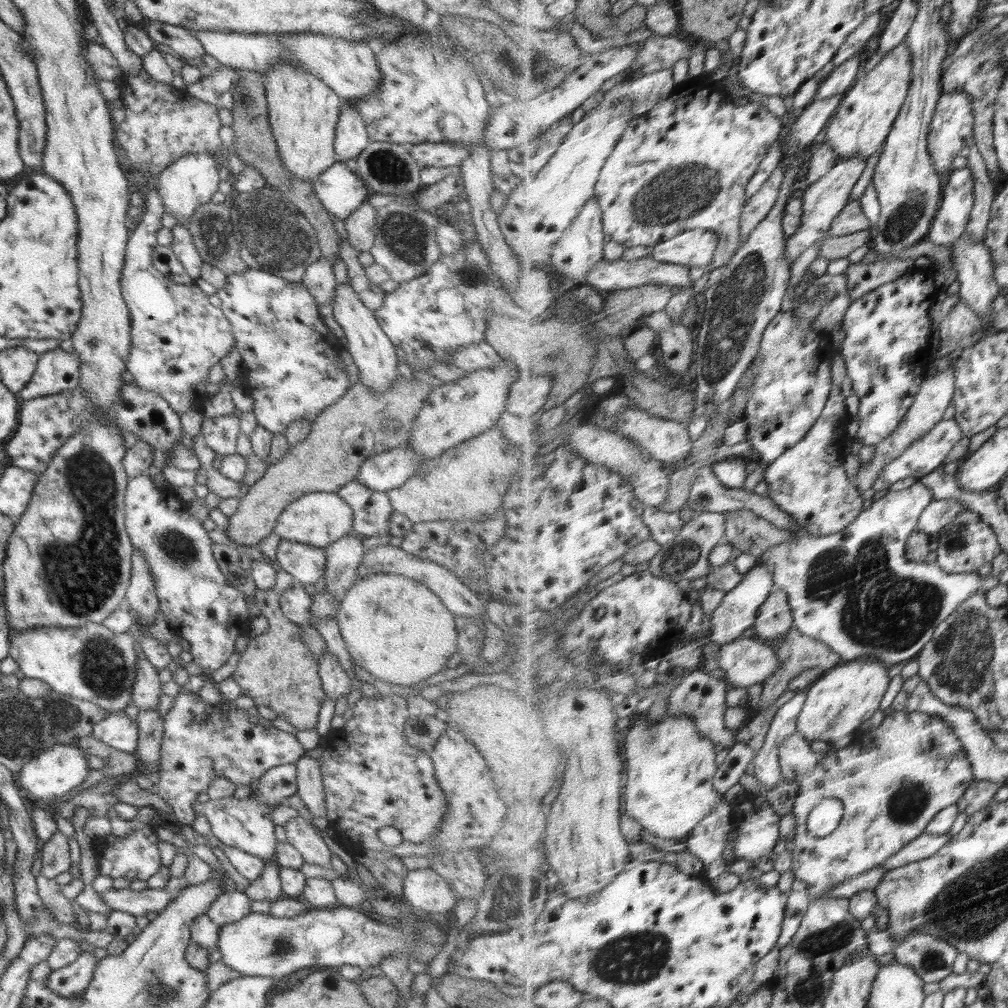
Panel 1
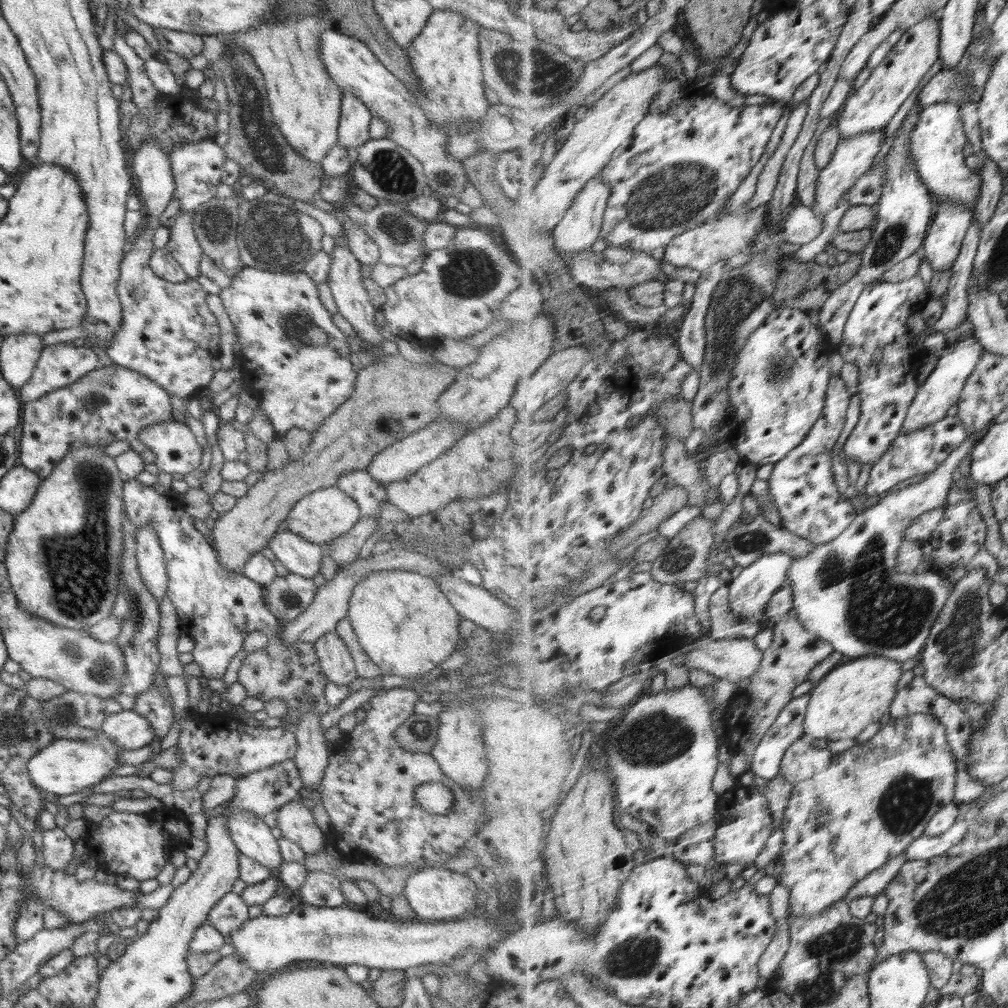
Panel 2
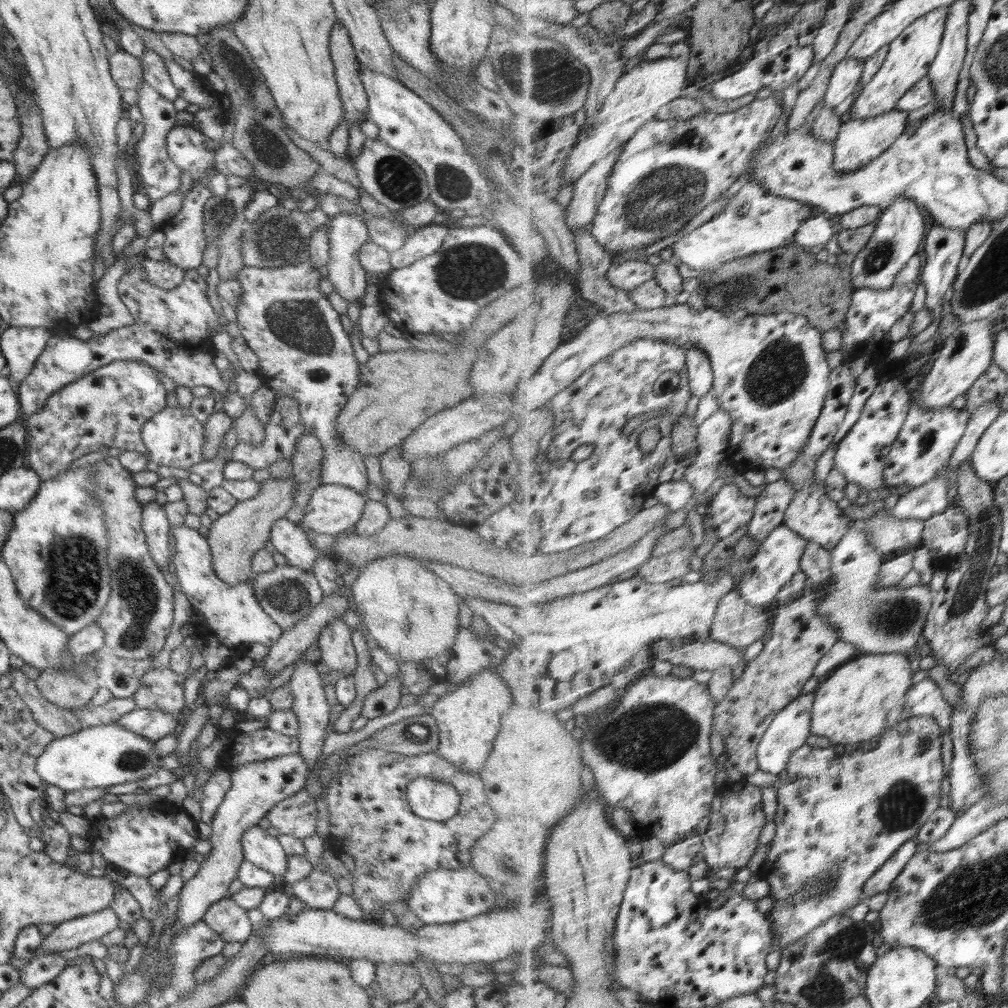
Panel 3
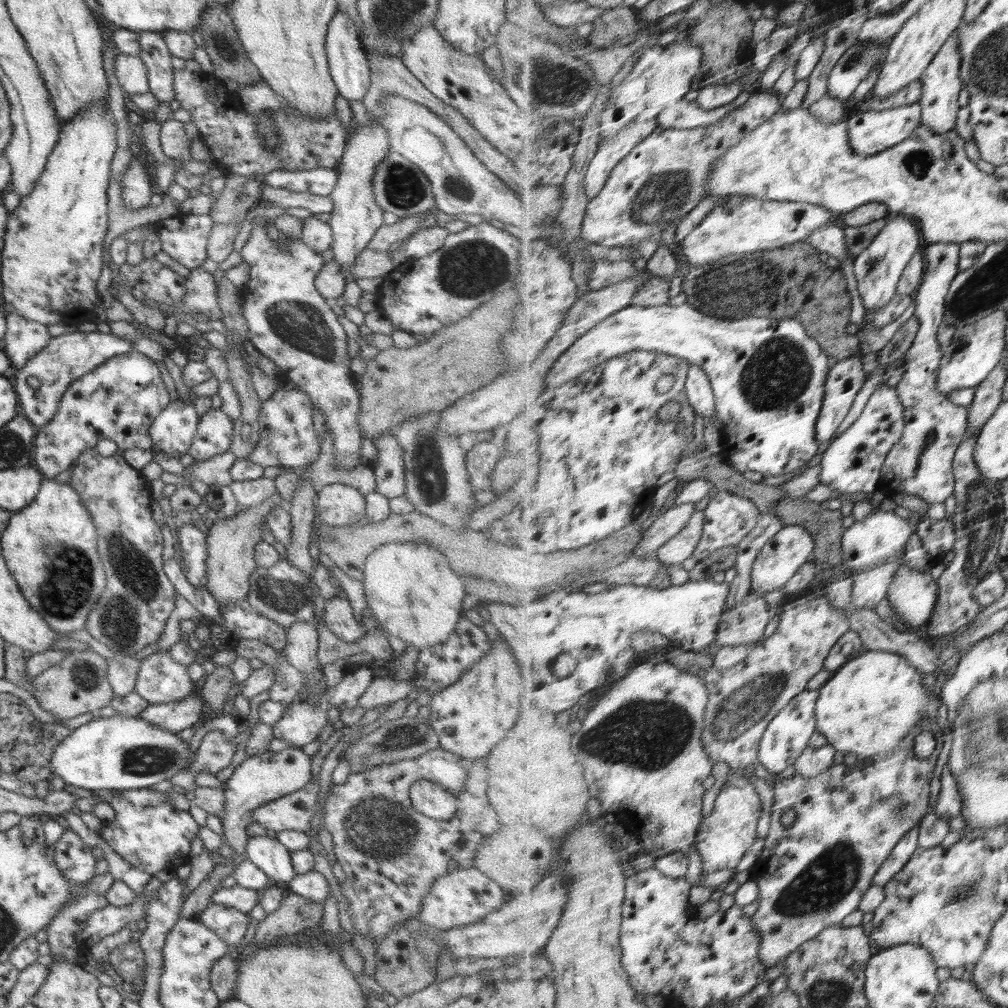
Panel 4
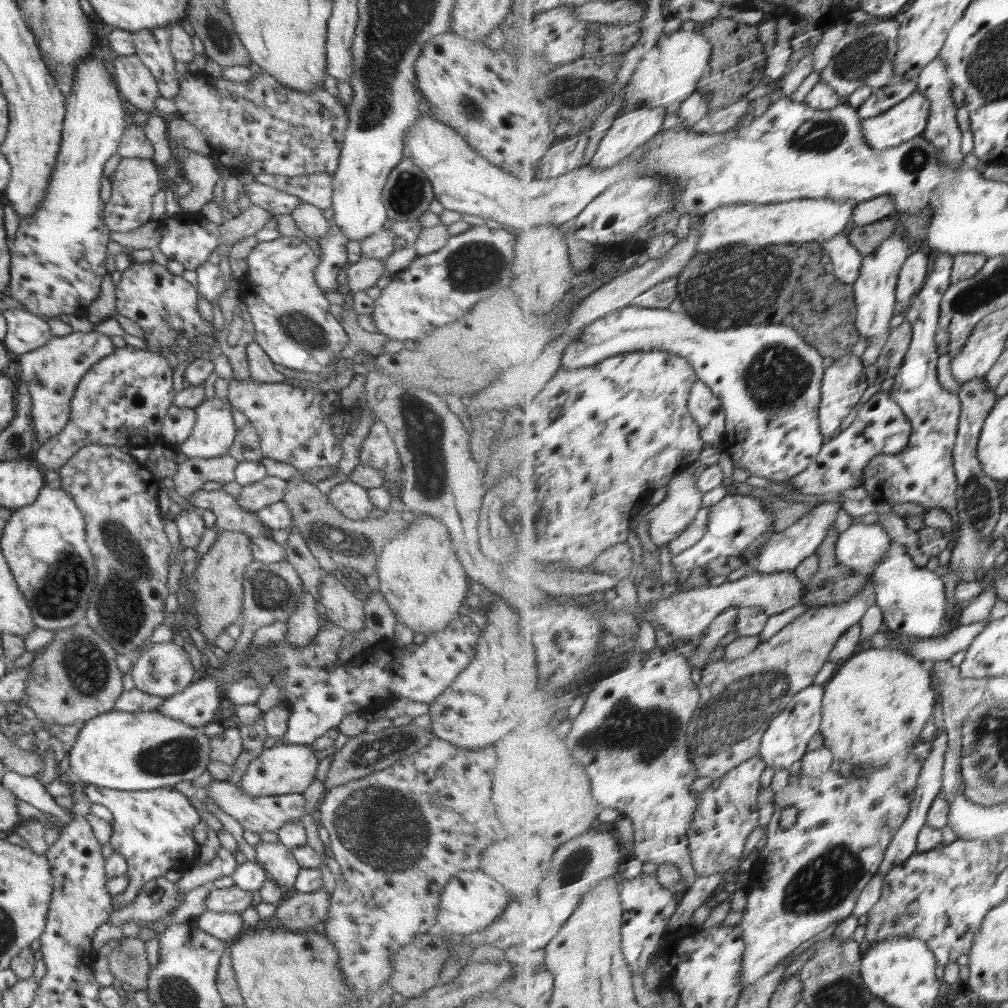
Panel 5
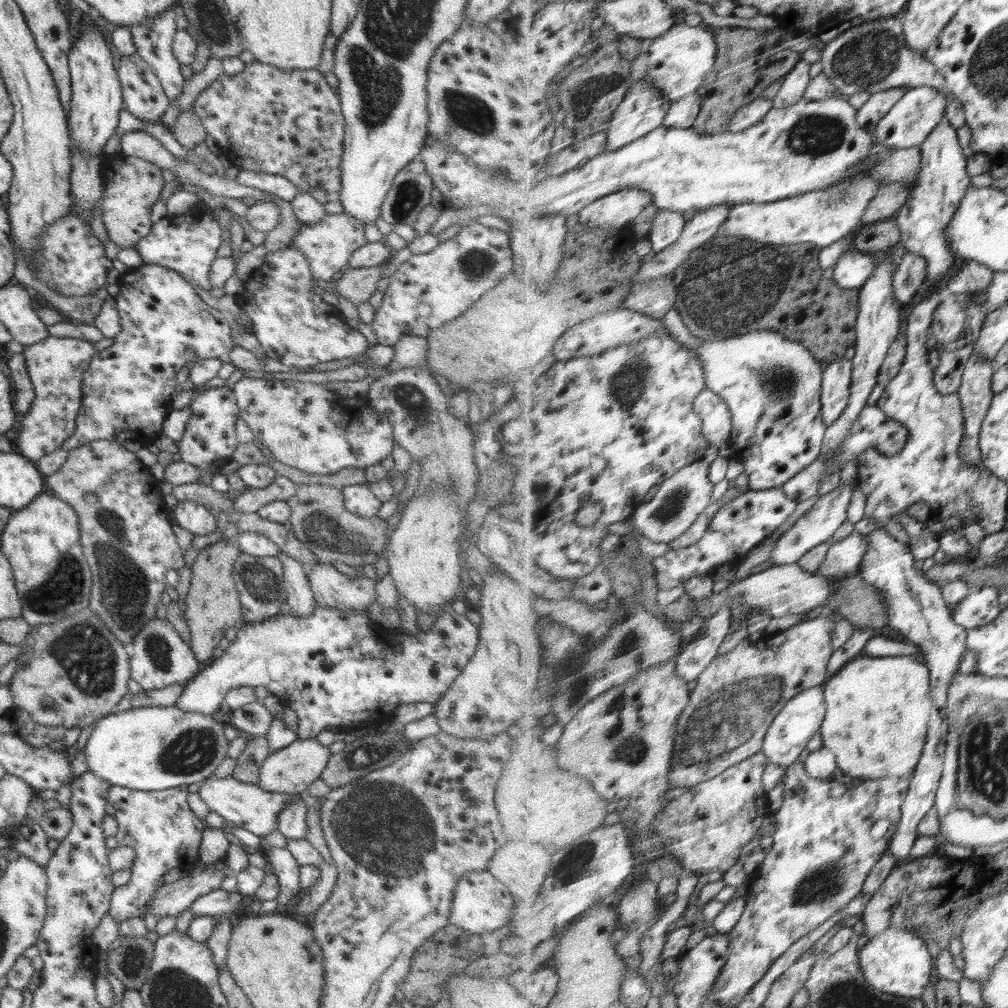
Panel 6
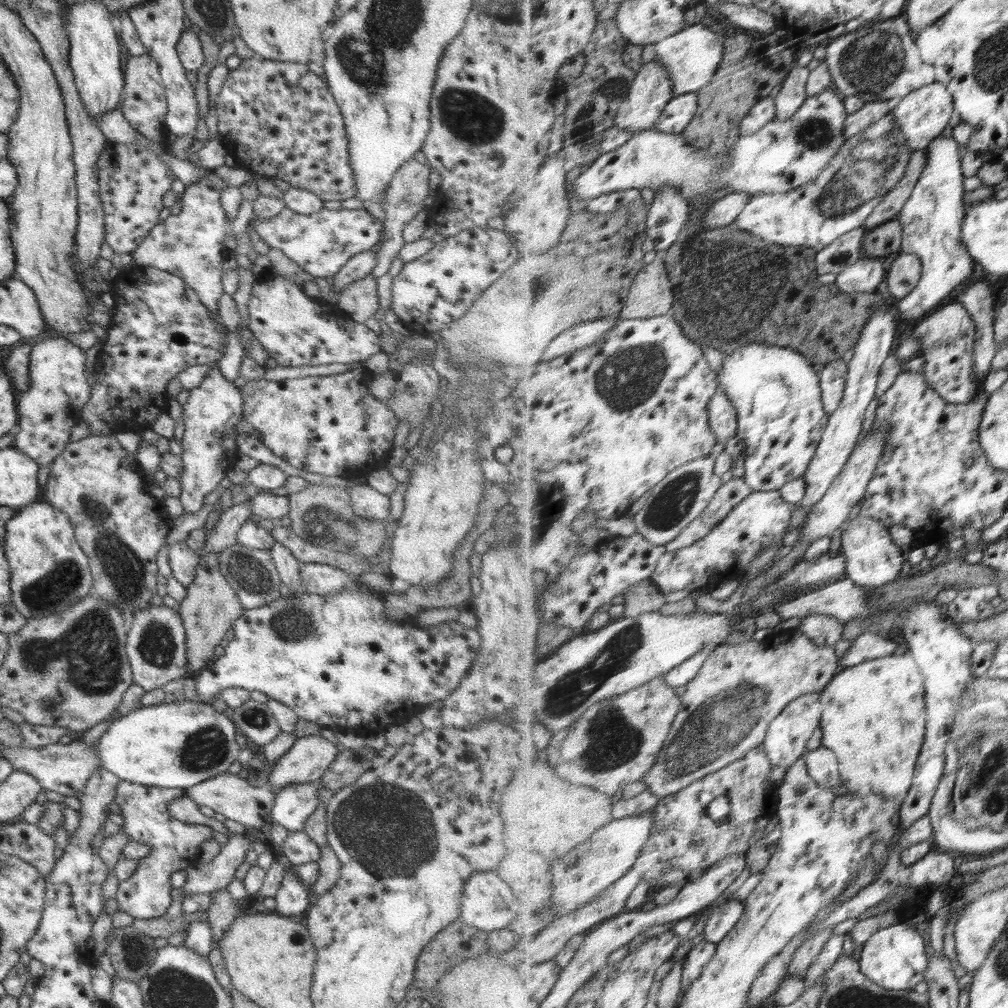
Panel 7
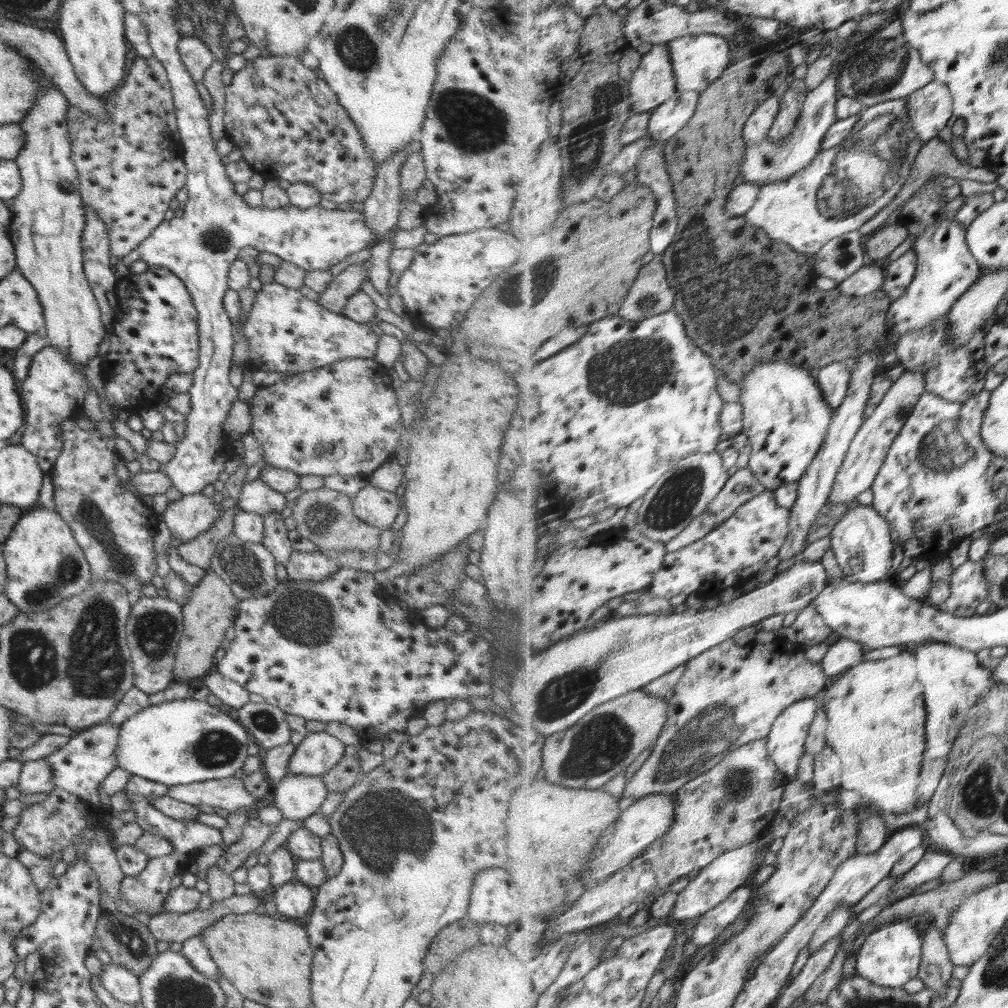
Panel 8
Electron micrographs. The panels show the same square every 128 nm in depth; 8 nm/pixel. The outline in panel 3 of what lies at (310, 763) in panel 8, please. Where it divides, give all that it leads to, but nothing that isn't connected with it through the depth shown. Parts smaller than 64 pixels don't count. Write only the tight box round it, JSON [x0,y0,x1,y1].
[172,753,309,938]

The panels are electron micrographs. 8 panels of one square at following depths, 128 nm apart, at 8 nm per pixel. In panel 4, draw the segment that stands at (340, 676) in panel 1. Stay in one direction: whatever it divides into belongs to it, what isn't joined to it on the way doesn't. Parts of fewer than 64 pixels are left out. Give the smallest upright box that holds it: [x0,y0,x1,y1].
[324,598,364,643]

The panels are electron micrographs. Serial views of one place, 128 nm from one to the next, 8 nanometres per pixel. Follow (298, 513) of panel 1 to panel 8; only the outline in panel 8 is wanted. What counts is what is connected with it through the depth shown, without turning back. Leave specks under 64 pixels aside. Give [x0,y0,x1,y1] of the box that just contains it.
[353,485,401,530]

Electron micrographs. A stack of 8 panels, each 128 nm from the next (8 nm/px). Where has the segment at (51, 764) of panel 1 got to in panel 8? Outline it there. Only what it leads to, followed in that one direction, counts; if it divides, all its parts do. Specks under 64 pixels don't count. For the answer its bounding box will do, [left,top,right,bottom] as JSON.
[117,700,250,786]

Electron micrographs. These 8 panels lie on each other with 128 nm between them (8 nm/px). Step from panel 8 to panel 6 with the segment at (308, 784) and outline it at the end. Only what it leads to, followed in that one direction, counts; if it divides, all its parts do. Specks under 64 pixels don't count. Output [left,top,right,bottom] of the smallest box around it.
[278,797,308,839]

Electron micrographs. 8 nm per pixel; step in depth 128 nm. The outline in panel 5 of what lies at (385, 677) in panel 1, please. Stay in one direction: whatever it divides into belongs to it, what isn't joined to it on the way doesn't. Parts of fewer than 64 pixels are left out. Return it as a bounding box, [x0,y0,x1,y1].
[377,513,470,636]

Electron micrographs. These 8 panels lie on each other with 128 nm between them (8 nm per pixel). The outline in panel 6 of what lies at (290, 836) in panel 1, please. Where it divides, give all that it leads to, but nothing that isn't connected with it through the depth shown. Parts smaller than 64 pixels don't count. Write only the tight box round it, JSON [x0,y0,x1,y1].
[197,776,298,837]

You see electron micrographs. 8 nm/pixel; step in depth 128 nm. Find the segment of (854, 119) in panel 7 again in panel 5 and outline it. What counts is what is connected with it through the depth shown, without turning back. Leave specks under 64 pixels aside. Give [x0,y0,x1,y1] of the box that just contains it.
[859,81,919,119]

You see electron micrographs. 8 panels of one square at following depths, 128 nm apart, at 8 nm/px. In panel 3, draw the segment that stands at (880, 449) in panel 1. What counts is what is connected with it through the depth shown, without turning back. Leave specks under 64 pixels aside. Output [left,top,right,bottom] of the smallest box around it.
[918,316,997,410]

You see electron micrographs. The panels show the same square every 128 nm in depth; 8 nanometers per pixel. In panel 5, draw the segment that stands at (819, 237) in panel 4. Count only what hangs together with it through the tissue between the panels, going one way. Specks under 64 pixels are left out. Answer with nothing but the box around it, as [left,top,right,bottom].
[823,232,864,284]

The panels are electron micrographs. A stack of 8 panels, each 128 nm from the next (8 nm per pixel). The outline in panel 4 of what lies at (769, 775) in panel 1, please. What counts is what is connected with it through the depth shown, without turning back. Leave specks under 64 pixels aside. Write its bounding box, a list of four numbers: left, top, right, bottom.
[759,689,821,774]

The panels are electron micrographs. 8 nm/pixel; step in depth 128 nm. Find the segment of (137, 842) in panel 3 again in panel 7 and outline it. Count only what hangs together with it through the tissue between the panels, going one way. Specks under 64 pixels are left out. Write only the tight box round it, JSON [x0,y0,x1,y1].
[111,780,212,919]

